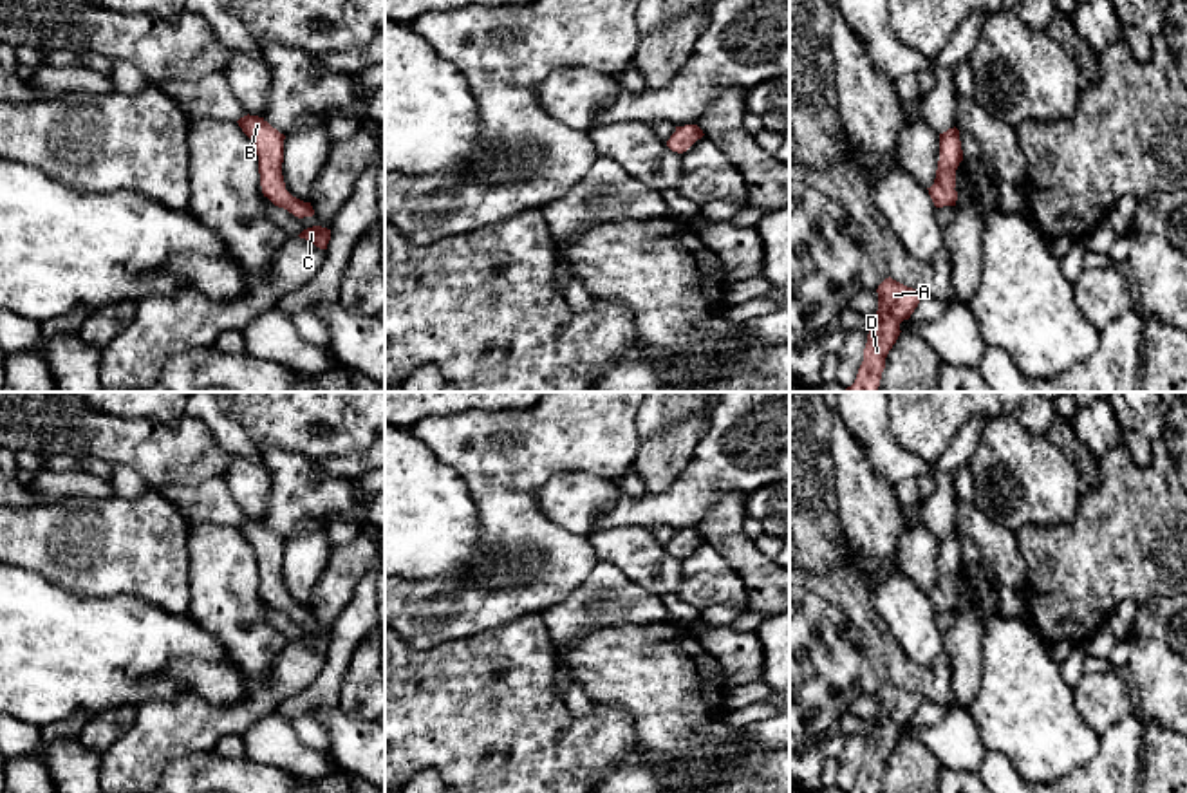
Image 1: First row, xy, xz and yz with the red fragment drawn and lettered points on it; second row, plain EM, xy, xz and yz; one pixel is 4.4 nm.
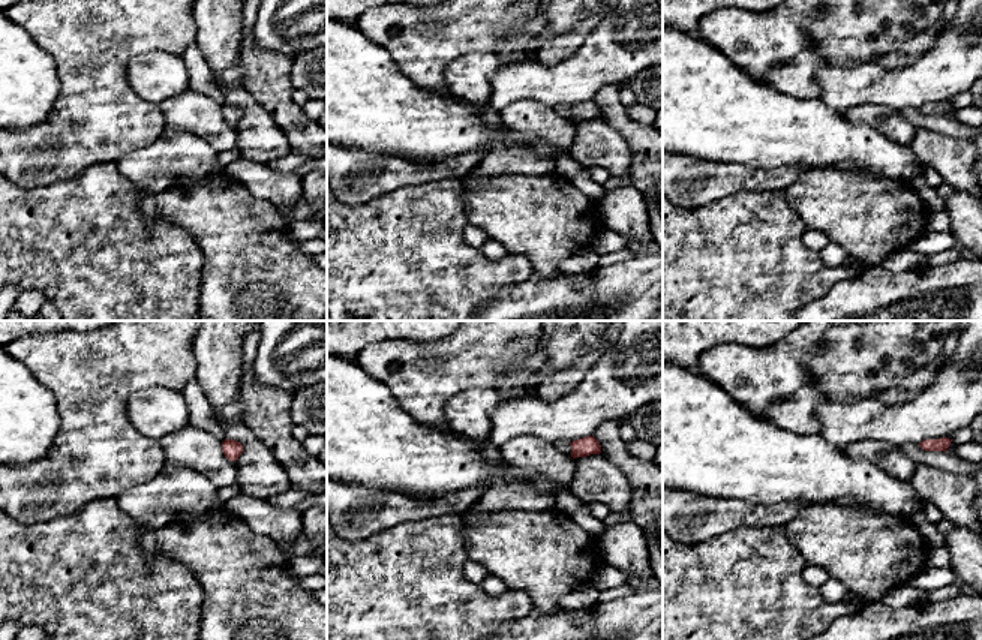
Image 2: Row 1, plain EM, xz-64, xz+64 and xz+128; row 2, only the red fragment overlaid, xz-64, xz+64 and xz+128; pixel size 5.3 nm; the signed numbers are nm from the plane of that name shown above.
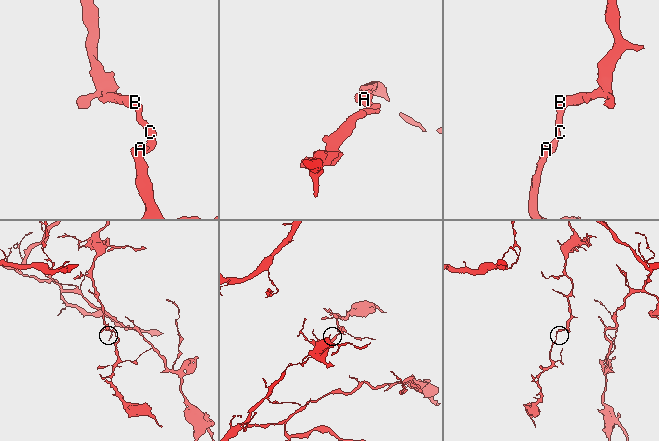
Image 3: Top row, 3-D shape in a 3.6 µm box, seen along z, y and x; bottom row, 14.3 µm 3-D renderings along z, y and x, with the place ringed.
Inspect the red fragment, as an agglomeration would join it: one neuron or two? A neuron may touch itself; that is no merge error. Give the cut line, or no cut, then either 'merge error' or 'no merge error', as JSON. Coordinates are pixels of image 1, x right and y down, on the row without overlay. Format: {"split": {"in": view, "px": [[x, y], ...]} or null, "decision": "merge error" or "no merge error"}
{"split": null, "decision": "no merge error"}

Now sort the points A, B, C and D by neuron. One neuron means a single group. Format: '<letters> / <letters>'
A B C D

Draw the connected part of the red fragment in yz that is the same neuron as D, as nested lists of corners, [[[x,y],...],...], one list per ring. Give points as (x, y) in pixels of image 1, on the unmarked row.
[[[891,681],[885,683],[878,694],[876,728],[867,739],[864,753],[864,766],[858,773],[856,784],[847,793],[878,793],[885,762],[900,741],[900,728],[909,724],[923,695],[907,692]]]

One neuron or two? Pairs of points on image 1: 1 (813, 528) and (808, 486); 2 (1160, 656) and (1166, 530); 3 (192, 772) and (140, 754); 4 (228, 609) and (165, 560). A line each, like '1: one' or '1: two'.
1: one
2: two
3: two
4: two

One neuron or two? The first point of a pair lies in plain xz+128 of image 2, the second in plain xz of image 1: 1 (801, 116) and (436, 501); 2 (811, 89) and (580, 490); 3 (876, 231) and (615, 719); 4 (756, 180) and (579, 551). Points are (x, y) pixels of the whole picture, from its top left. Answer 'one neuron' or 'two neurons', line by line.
1: one neuron
2: one neuron
3: two neurons
4: one neuron

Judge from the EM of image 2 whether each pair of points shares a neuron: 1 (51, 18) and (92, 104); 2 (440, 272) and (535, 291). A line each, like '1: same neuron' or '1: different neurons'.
1: same neuron
2: different neurons

